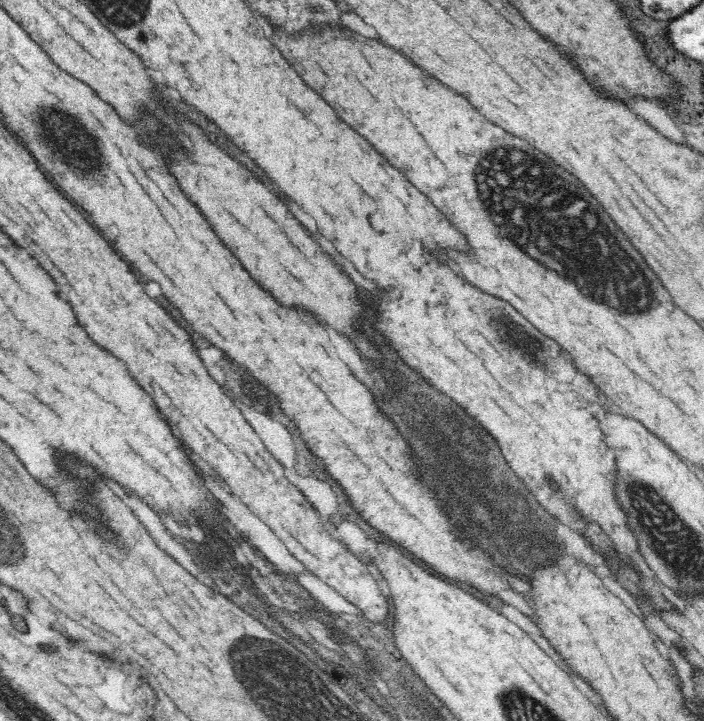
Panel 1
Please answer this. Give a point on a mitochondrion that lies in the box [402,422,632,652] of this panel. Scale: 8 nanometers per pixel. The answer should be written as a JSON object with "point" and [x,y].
{"point":[457,474]}

